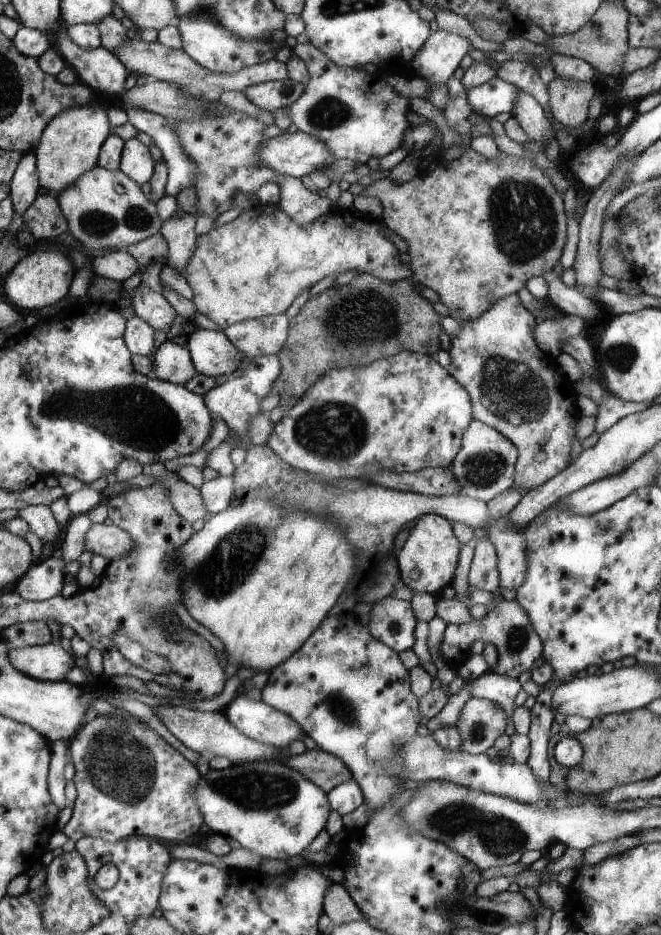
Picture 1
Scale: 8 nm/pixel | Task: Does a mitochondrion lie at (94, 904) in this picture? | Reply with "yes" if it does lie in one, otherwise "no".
no

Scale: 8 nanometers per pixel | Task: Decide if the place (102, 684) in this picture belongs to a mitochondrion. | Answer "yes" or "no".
no

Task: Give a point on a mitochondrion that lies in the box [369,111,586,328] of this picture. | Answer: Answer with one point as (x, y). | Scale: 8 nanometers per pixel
(522, 213)

